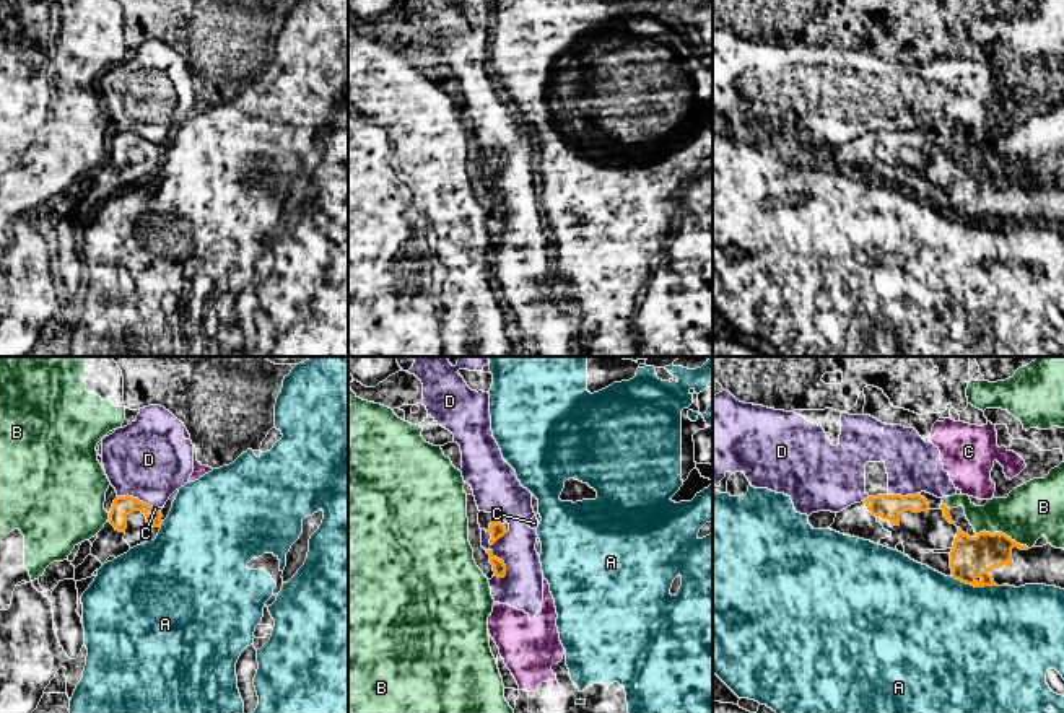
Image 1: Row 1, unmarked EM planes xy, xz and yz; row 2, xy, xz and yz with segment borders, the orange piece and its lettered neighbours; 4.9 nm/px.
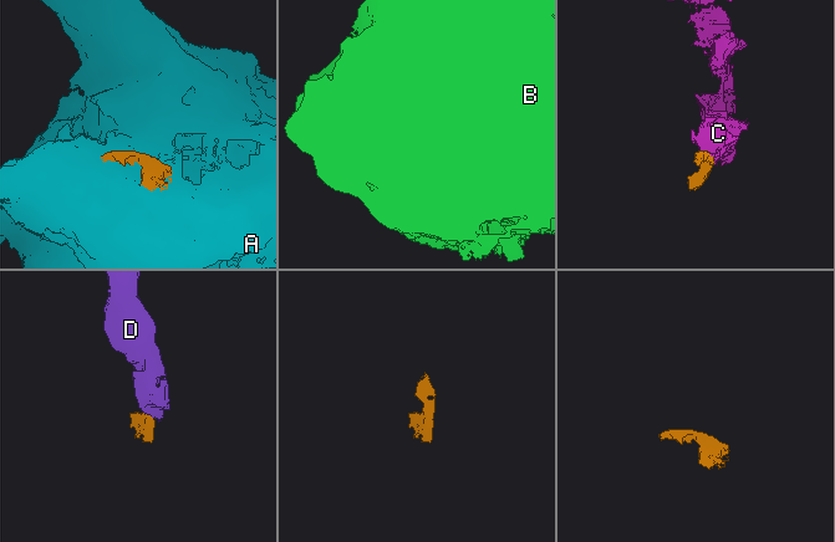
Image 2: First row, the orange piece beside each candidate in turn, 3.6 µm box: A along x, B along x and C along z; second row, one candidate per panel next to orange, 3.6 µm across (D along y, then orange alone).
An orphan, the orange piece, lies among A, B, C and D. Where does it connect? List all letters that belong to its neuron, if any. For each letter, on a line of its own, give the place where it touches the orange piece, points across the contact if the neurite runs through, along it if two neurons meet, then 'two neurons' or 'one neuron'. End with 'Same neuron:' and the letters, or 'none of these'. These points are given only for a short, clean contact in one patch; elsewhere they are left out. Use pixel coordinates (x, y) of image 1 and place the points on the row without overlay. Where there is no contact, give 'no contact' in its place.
A: yz (973, 220) | two neurons
B: yz (1002, 170) | along yz (976, 168), (1001, 168), (1029, 183) | two neurons
C: xy (155, 145) | two neurons
D: xz (503, 197) | along xz (487, 184), (503, 197), (503, 214) | two neurons
Same neuron: none of these

